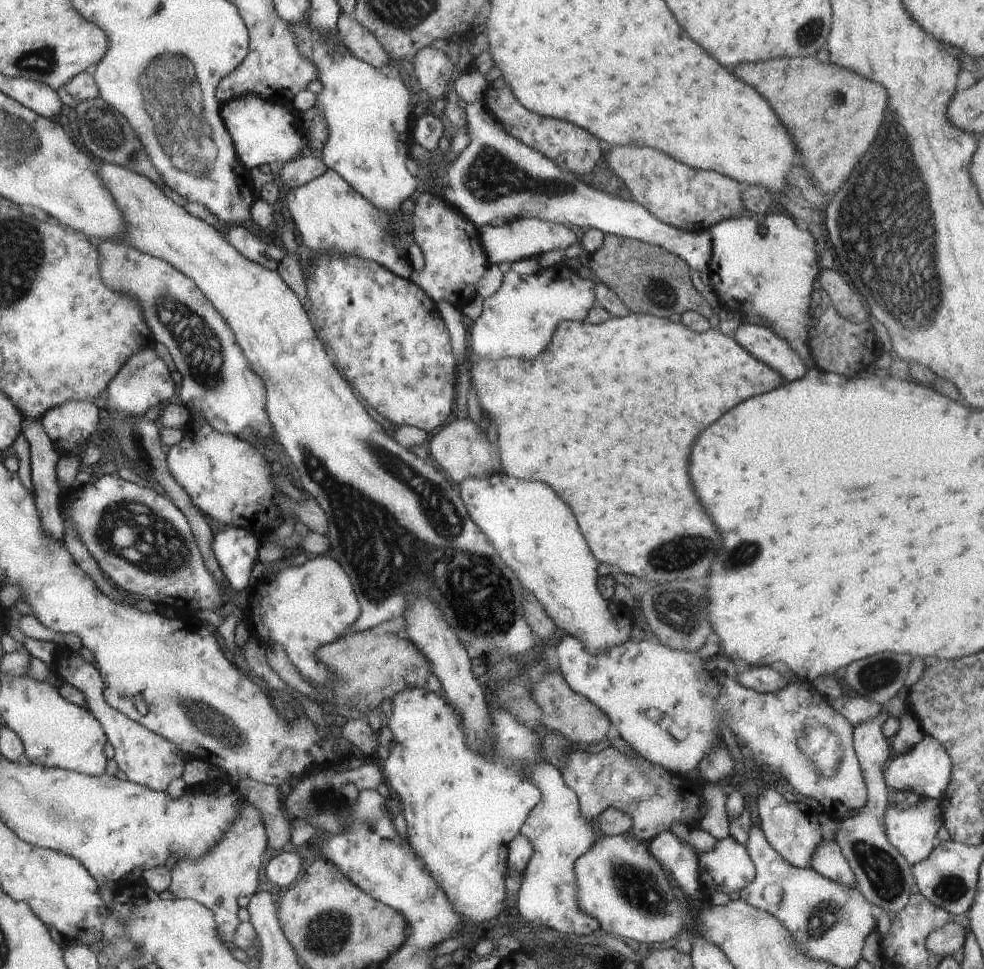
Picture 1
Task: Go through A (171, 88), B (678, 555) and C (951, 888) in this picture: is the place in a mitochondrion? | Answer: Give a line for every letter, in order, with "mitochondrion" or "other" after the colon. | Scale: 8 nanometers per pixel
A: mitochondrion
B: mitochondrion
C: mitochondrion

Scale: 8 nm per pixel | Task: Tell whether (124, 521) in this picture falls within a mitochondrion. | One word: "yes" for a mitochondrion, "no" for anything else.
yes

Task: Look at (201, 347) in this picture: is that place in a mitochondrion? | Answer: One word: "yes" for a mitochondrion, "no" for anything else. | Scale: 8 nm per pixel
yes

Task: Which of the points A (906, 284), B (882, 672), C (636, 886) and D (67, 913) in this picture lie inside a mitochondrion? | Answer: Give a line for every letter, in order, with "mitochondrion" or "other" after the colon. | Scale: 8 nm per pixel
A: mitochondrion
B: mitochondrion
C: mitochondrion
D: other

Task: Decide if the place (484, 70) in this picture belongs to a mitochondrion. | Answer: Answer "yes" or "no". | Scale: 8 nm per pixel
no

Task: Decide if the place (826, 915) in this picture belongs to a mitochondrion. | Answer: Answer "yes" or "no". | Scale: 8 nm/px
yes

